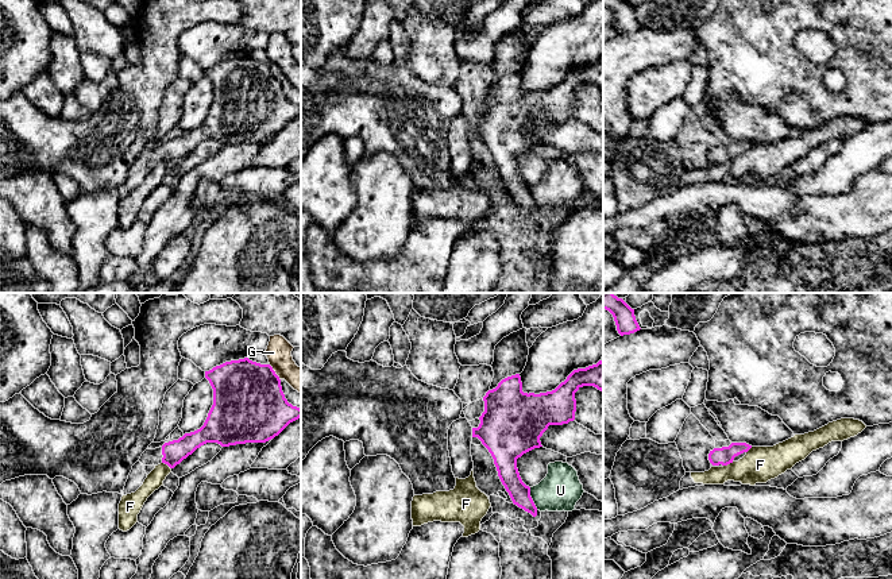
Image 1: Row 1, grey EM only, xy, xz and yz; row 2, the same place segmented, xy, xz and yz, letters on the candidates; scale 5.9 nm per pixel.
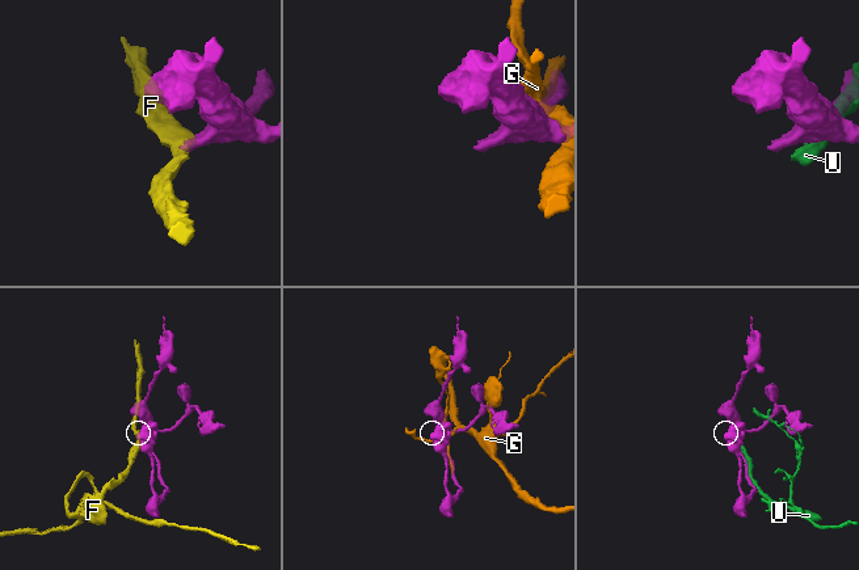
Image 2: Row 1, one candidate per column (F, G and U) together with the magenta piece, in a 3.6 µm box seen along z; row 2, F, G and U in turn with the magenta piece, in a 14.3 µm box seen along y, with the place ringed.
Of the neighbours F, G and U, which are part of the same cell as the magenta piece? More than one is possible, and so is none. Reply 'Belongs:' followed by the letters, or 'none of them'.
Belongs: none of them

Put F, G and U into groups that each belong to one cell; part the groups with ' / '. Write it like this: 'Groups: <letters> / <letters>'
Groups: F / G / U

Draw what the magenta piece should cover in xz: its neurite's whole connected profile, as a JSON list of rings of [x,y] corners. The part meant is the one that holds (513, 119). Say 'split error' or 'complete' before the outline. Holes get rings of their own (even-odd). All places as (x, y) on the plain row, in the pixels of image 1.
complete; [[[603,59],[574,67],[555,88],[524,90],[520,72],[502,77],[483,94],[484,109],[480,121],[472,126],[494,157],[498,174],[518,205],[537,213],[537,205],[518,170],[517,157],[540,146],[540,135],[549,123],[563,123],[575,117],[575,90],[583,84],[603,89]]]

